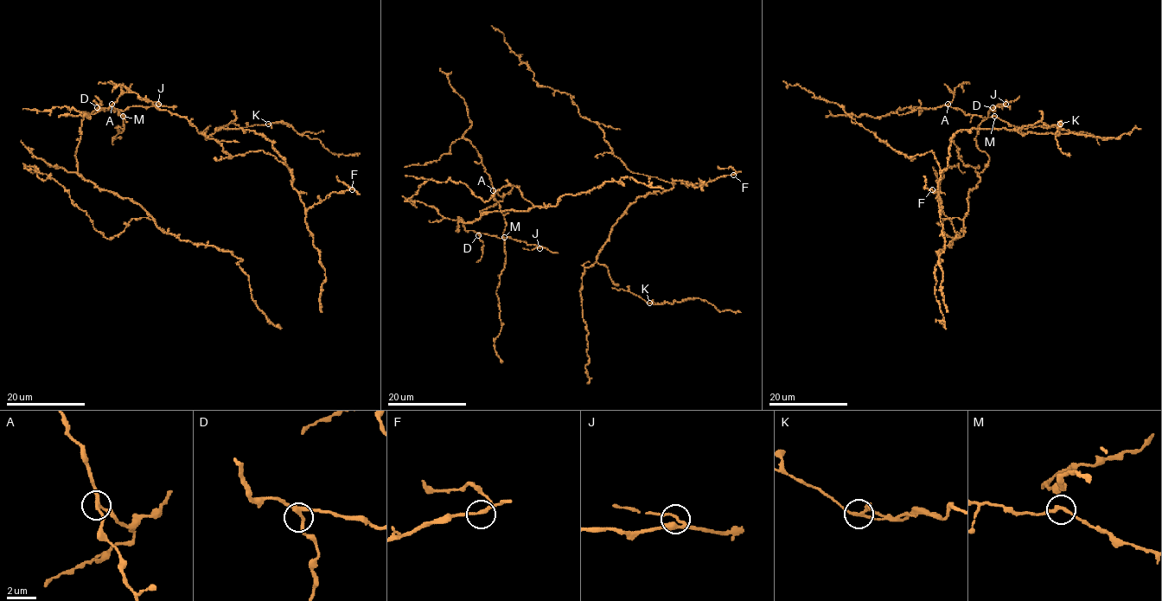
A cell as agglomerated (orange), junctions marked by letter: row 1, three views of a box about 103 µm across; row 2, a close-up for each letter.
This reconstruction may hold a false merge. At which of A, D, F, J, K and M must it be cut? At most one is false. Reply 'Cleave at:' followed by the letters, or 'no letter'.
Cleave at: K

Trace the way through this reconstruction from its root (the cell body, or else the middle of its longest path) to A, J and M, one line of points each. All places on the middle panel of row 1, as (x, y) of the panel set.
A: (553, 253), (542, 247), (503, 237), (506, 221), (493, 190)
J: (553, 253), (539, 248)
M: (553, 253), (542, 247), (504, 237)

